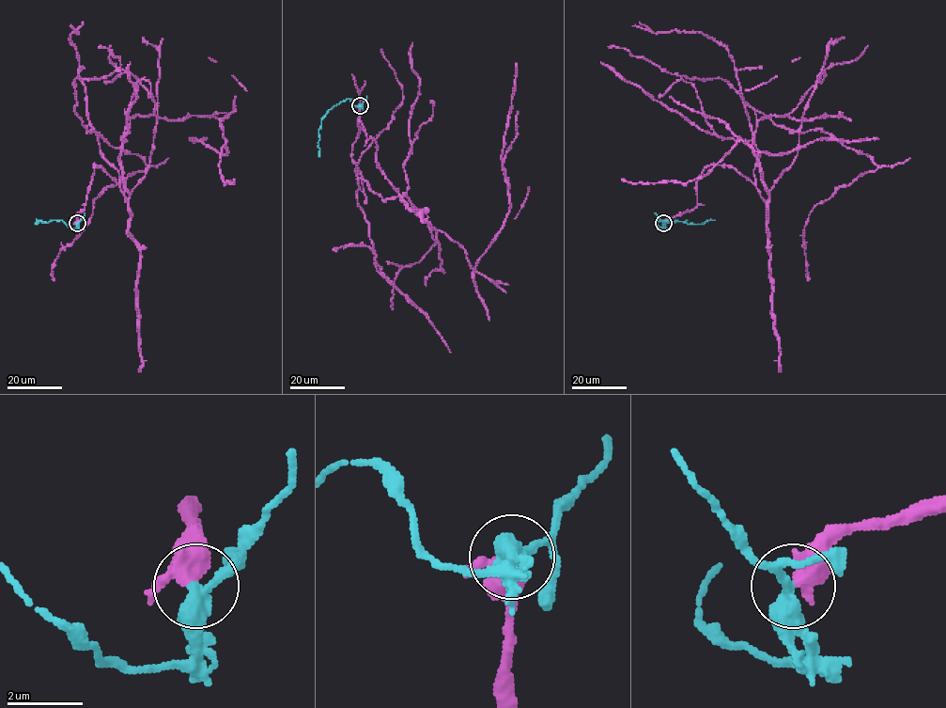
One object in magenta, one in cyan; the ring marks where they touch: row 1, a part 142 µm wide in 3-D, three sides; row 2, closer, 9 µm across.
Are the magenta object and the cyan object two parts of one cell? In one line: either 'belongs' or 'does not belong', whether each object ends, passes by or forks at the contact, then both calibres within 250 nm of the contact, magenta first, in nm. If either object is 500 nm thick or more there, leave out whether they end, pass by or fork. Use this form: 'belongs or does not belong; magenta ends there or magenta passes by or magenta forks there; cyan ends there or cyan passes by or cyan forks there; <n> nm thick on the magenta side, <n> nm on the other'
does not belong; magenta passes by; cyan passes by; 400 nm thick on the magenta side, 360 nm on the other

